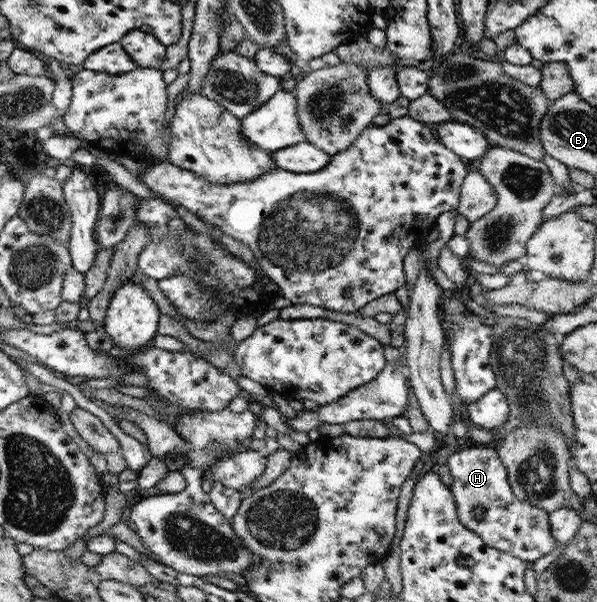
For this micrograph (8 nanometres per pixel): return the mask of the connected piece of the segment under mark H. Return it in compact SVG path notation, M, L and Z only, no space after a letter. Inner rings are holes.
M476 445L455 451L450 456L447 464L452 474L452 484L449 486L453 492L456 501L457 515L469 529L479 533L480 538L492 548L500 549L501 551L512 553L512 556L522 560L534 563L538 558L550 554L552 550L560 547L559 542L554 538L550 530L549 513L538 506L532 506L527 502L518 500L512 492L510 483L508 482L508 472L498 453L495 449L491 449L485 445ZM481 506L483 508L483 517L477 519L474 514L474 509Z

